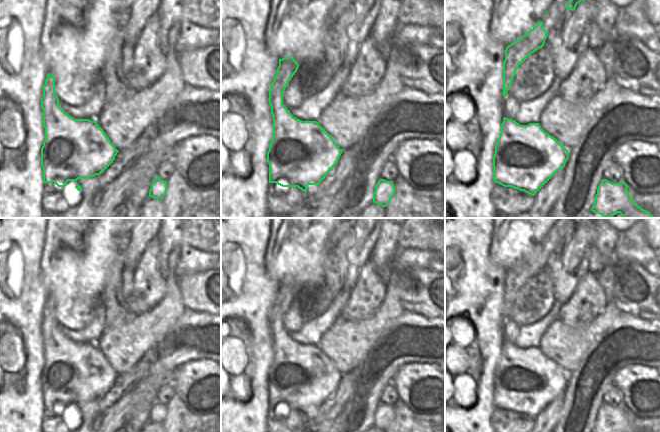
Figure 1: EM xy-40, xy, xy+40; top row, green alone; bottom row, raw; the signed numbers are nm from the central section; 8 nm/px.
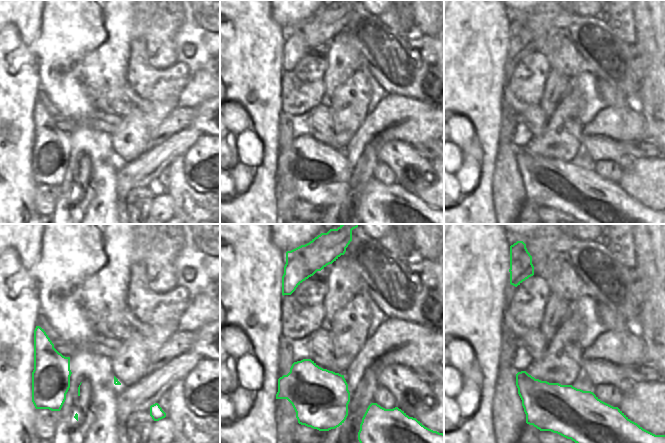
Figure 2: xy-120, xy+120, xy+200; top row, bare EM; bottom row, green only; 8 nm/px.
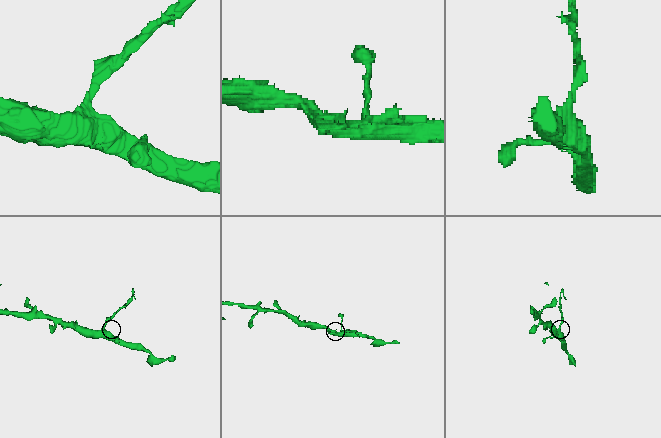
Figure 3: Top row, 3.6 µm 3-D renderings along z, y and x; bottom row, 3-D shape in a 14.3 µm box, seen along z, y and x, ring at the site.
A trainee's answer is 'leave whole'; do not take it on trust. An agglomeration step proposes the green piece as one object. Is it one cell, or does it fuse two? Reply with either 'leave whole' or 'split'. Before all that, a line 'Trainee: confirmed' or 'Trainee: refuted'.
Trainee: refuted
split

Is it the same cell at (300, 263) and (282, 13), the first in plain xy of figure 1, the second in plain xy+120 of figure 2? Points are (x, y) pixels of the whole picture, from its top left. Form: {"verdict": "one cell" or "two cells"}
{"verdict": "one cell"}

